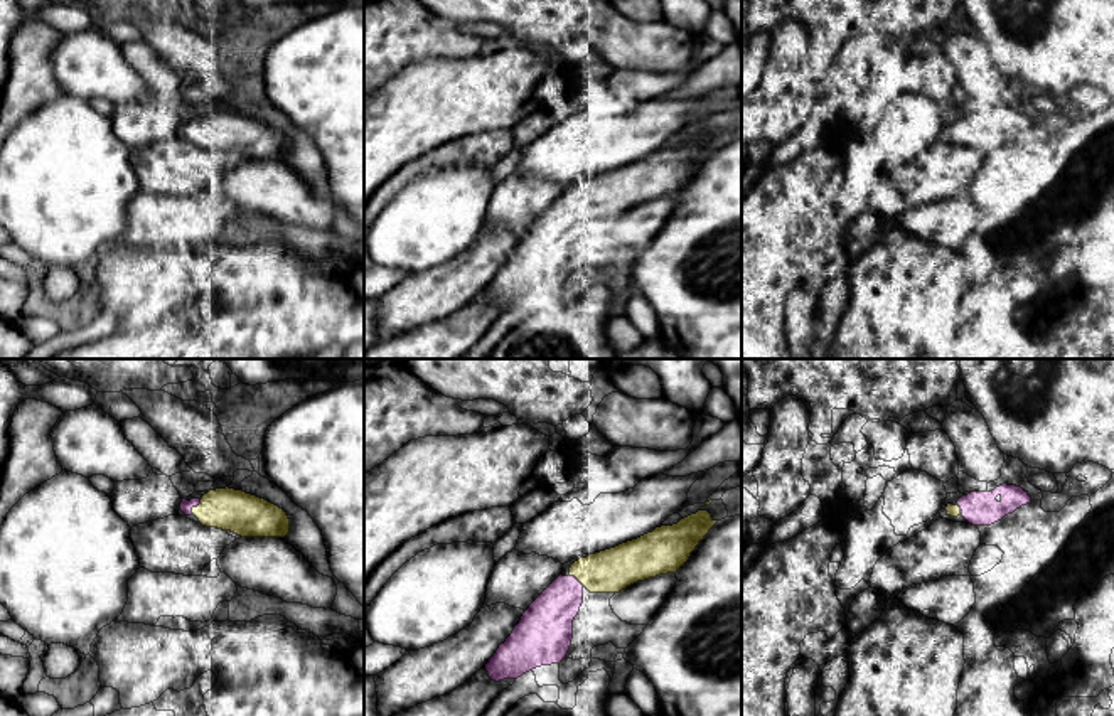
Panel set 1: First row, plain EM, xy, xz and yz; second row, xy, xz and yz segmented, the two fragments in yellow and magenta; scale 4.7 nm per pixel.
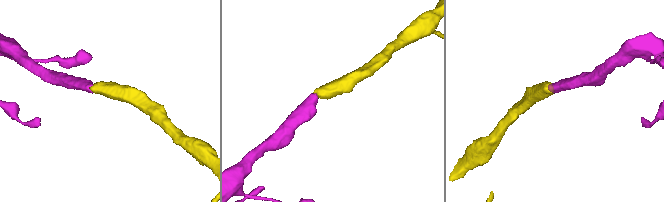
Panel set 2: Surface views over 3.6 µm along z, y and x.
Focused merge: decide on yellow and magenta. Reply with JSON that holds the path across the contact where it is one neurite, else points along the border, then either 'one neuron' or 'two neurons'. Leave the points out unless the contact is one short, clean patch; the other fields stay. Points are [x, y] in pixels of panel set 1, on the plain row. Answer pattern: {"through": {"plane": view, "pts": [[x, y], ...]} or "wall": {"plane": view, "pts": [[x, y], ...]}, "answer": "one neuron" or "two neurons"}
{"answer": "one neuron"}

